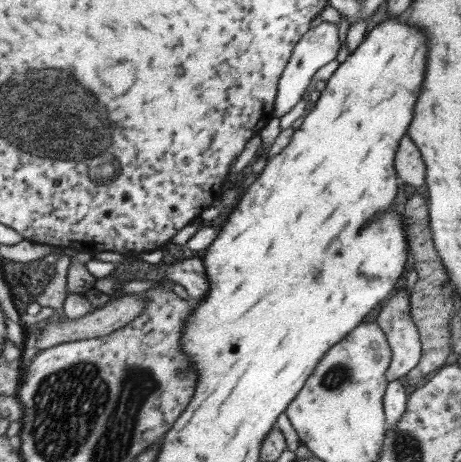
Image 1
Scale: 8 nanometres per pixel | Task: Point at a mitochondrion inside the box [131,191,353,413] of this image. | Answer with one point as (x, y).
(316, 275)

